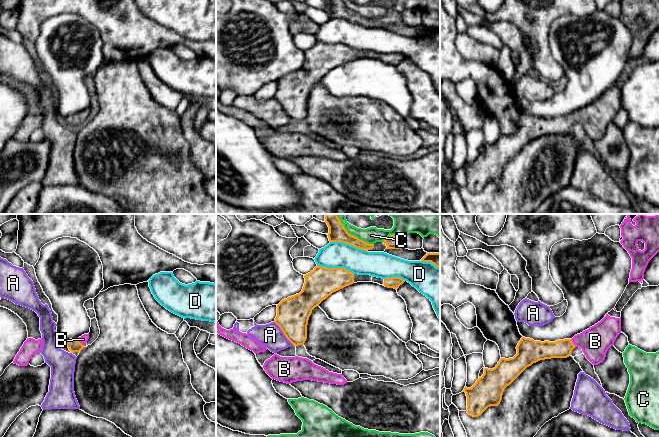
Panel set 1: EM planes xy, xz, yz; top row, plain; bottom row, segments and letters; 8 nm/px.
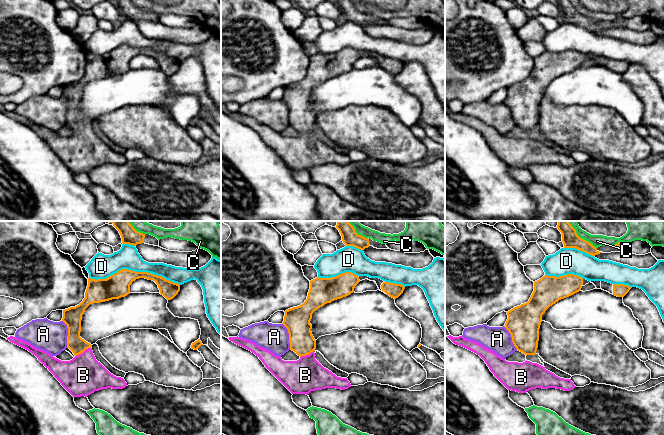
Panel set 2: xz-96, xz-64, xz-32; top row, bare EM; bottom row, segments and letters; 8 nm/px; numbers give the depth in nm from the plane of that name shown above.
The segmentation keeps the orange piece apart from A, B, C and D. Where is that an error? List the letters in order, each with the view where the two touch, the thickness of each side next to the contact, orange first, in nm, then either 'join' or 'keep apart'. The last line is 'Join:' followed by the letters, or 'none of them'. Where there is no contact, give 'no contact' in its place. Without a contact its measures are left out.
A: xz | 260/190 nm | keep apart
B: yz | 140/240 nm | join
C: xz | 140/130 nm | keep apart
D: xz | 140/200 nm | keep apart
Join: B

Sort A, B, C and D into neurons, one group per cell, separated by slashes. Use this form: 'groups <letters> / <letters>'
groups A / B / C / D

